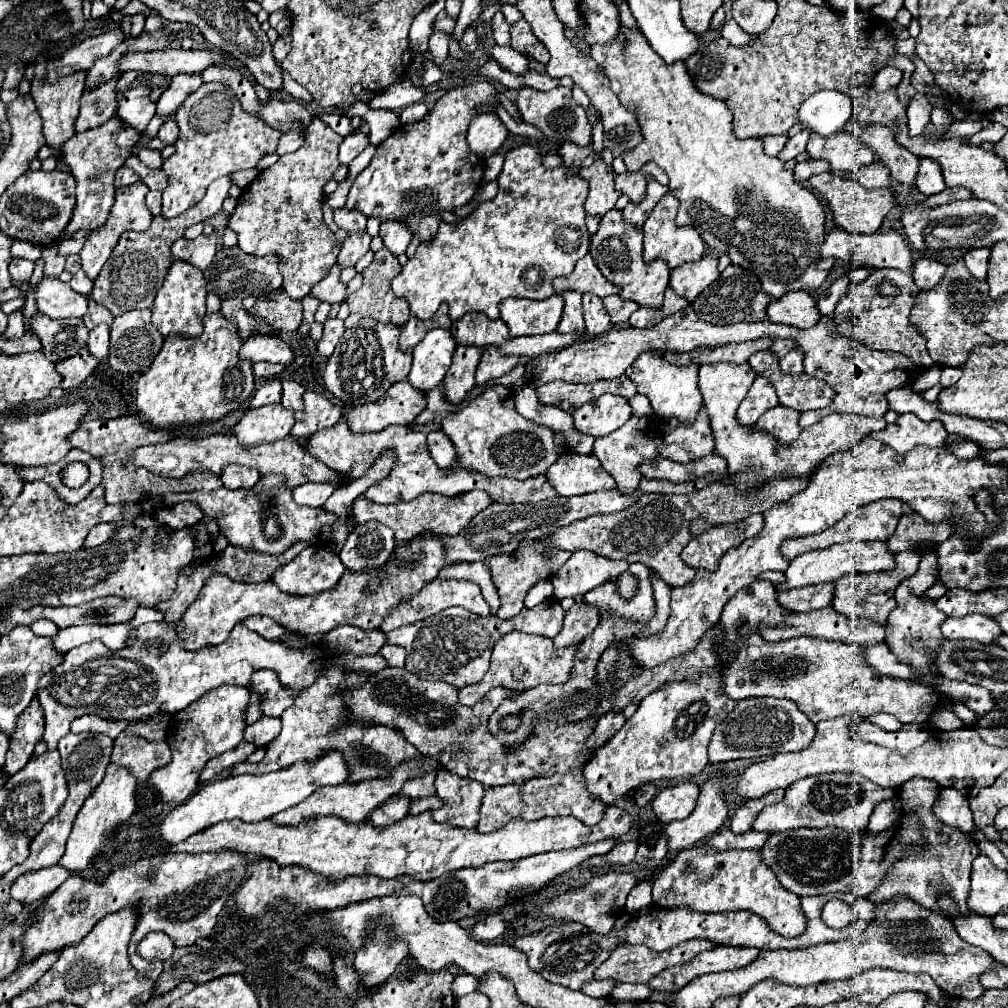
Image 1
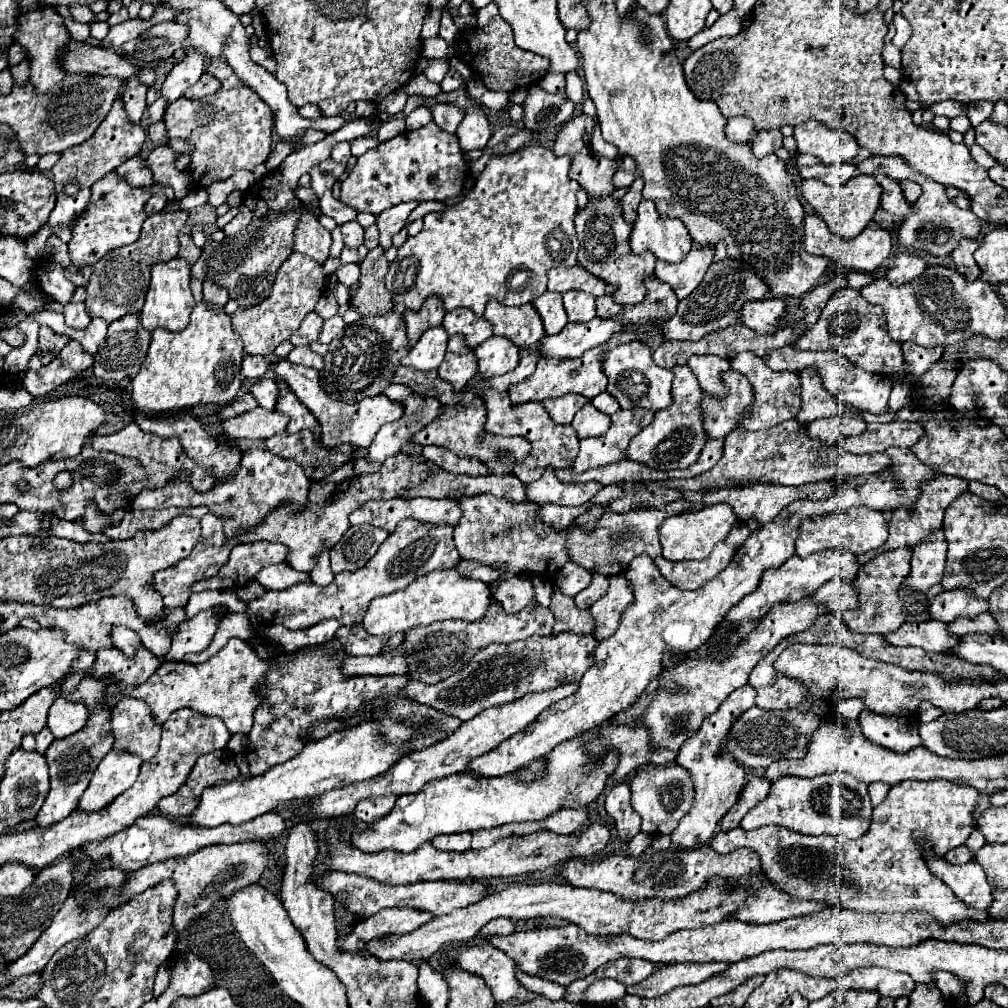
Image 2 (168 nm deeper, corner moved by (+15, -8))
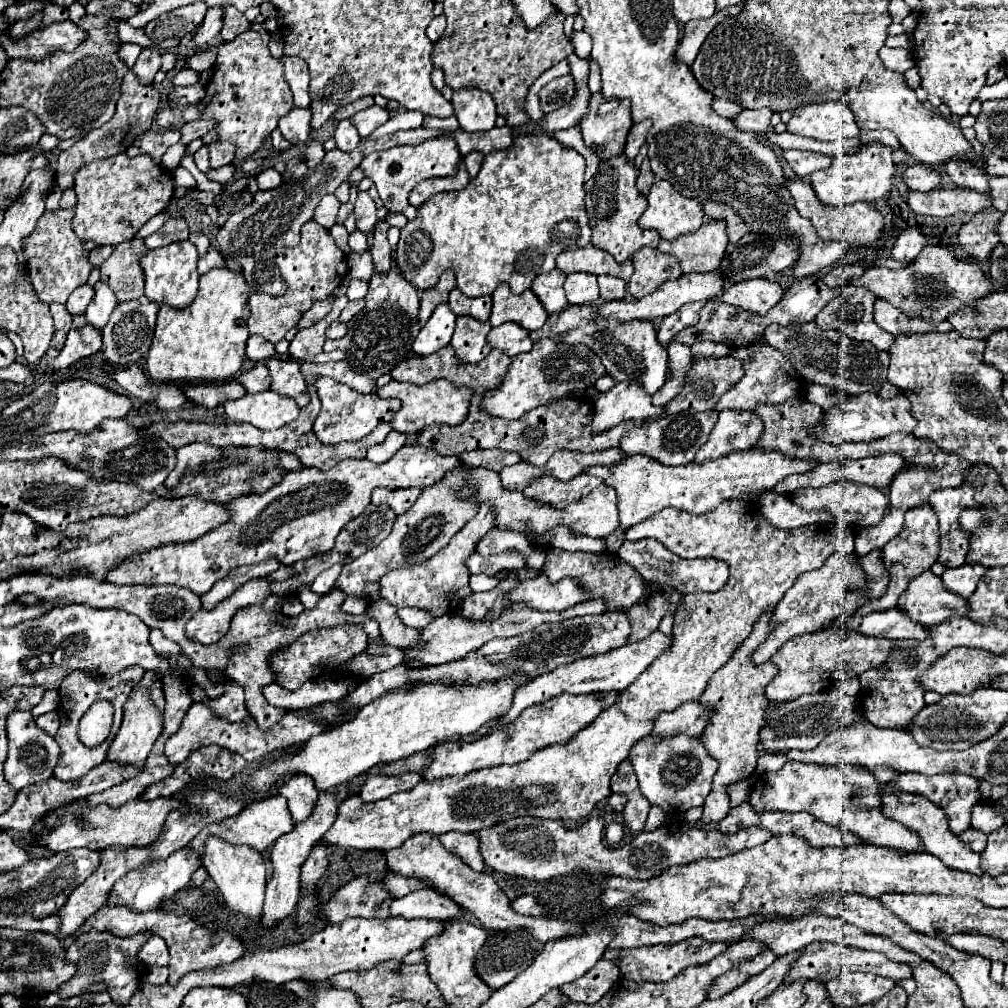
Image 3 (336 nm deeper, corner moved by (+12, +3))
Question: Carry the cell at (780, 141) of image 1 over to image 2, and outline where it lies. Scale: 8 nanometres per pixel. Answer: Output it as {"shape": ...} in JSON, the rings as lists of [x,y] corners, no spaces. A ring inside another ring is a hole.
{"shape":[[[734,117],[728,119],[726,125],[726,135],[732,143],[744,143],[752,147],[752,133],[754,133],[754,123],[748,117]]]}

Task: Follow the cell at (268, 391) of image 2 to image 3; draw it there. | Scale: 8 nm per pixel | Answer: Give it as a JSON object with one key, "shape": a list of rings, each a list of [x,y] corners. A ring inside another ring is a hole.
{"shape":[[[259,362],[255,368],[247,370],[245,374],[239,374],[235,378],[239,384],[245,386],[247,392],[263,392],[263,390],[269,390],[269,382],[271,382],[271,376],[269,376],[269,370],[263,362]]]}

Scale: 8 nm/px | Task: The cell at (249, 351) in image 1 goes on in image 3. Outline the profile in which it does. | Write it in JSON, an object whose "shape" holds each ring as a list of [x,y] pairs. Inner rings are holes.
{"shape":[[[331,378],[317,380],[317,392],[321,400],[321,412],[313,424],[313,432],[323,444],[339,444],[343,440],[361,440],[369,432],[373,432],[381,422],[389,422],[391,416],[399,410],[399,400],[383,400],[377,394],[359,394],[345,384],[333,382]]]}

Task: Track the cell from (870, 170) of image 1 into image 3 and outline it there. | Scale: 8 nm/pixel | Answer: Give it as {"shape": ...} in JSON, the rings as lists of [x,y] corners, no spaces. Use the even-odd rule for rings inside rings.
{"shape":[[[783,150],[783,158],[787,160],[787,164],[793,168],[793,172],[797,176],[807,178],[811,172],[817,170],[825,170],[831,166],[831,158],[825,154],[817,154],[817,152],[807,152],[807,150]]]}

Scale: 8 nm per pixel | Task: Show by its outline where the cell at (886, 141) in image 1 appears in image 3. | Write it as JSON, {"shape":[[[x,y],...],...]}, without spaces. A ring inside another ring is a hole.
{"shape":[[[967,188],[931,190],[925,194],[909,190],[907,204],[915,214],[925,214],[925,216],[935,216],[935,218],[949,218],[961,212],[967,216],[973,216],[979,210],[991,206],[991,196],[987,192],[979,194]]]}

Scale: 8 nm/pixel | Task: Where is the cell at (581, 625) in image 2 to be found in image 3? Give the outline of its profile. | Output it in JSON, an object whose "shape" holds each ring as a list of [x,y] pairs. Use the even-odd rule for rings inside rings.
{"shape":[[[551,548],[547,552],[543,574],[551,578],[551,582],[559,582],[561,578],[575,578],[581,586],[587,586],[587,590],[593,592],[593,598],[603,598],[611,612],[627,610],[627,606],[633,606],[641,598],[645,582],[631,564],[623,562],[619,556],[611,552],[589,554],[589,552],[565,552],[561,548]]]}

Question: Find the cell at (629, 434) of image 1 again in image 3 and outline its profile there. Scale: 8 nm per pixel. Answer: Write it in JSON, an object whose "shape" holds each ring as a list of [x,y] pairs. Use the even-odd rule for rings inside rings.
{"shape":[[[619,382],[611,390],[599,392],[595,400],[593,430],[601,432],[631,418],[657,418],[662,412],[663,407],[651,404],[651,396],[637,386],[637,382]]]}

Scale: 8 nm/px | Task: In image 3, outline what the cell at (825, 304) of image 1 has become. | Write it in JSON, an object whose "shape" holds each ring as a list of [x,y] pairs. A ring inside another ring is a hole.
{"shape":[[[845,264],[845,266],[837,266],[837,268],[833,268],[829,274],[825,274],[825,276],[823,276],[823,282],[825,282],[829,288],[839,288],[839,286],[847,284],[851,278],[861,276],[863,272],[865,272],[863,266]]]}

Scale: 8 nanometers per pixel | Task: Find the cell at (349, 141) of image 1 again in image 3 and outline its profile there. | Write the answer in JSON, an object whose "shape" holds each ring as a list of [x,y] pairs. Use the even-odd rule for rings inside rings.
{"shape":[[[341,120],[337,130],[335,130],[335,142],[337,142],[337,148],[339,150],[355,150],[355,146],[361,142],[361,136],[355,128],[355,124],[351,120]]]}

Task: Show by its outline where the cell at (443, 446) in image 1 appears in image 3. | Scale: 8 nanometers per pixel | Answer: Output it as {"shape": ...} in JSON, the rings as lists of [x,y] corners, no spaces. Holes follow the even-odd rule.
{"shape":[[[471,450],[471,452],[463,452],[459,460],[467,462],[469,466],[483,466],[487,470],[501,472],[505,466],[519,464],[521,456],[507,450]]]}

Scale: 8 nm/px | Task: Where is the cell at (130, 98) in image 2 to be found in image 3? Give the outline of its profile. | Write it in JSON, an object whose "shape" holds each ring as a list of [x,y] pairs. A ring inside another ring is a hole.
{"shape":[[[143,48],[137,64],[133,66],[133,72],[143,84],[151,84],[159,68],[161,68],[161,52],[157,48]]]}

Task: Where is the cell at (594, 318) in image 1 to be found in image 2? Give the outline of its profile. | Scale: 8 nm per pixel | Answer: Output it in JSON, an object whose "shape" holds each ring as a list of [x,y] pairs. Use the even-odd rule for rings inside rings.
{"shape":[[[566,291],[564,293],[564,309],[568,313],[570,323],[586,323],[596,317],[594,297],[584,291]]]}

